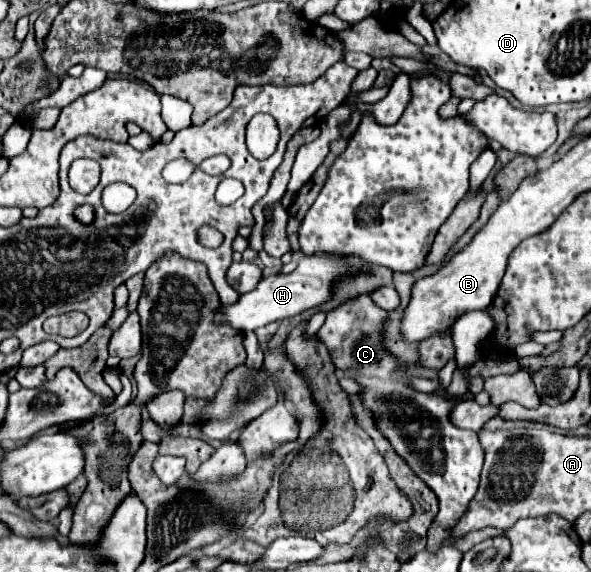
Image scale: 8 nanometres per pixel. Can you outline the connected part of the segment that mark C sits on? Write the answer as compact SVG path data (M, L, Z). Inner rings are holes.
M370 297L346 303L328 313L324 325L316 333L316 339L330 351L332 363L346 377L354 379L360 387L360 399L374 413L378 431L388 439L394 451L410 465L410 469L436 493L440 511L428 531L428 551L438 551L442 541L450 537L450 529L468 511L468 503L474 499L480 471L484 463L484 449L474 431L458 429L450 421L454 399L446 399L436 393L420 393L410 385L406 367L402 361L388 353L382 329L388 321L388 313Z

